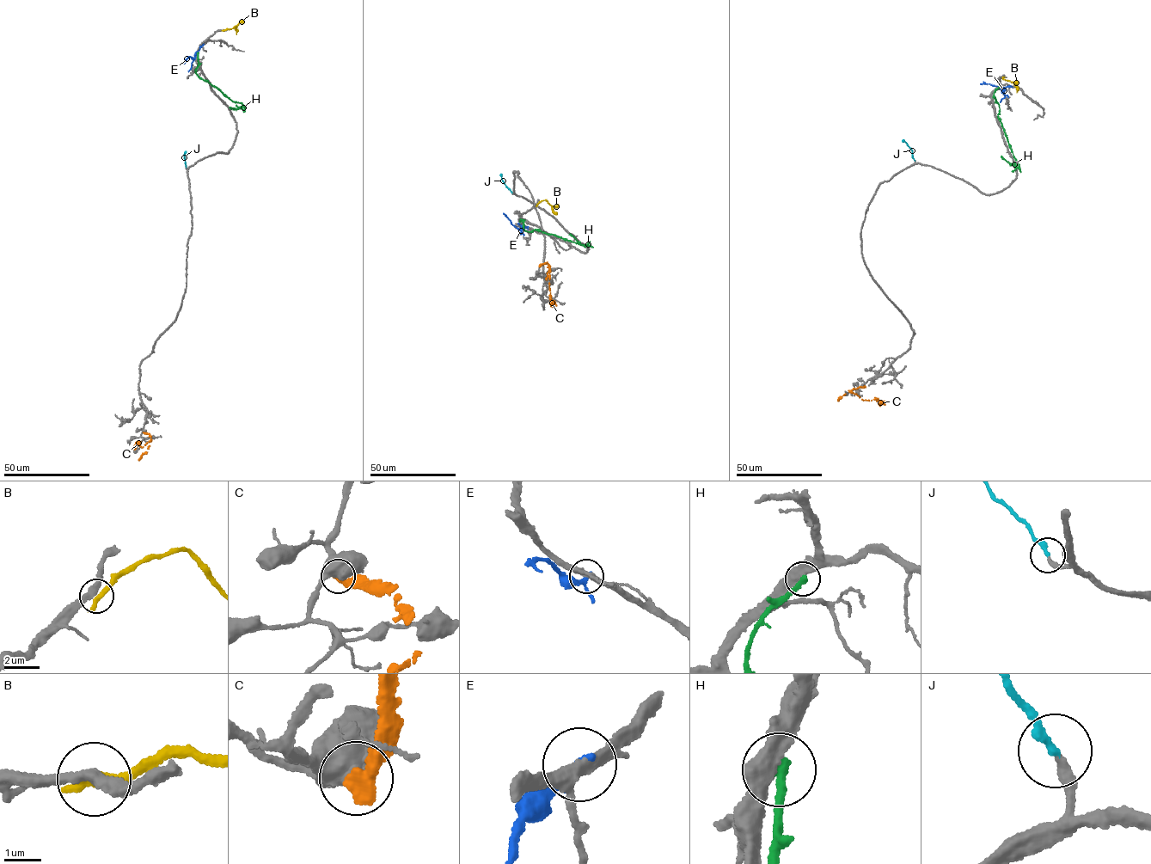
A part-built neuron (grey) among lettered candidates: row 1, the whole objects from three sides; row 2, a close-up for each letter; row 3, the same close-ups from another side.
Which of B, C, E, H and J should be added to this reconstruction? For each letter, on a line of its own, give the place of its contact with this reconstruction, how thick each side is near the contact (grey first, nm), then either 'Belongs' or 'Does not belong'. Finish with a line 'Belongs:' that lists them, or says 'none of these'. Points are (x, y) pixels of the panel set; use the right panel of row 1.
B: Touches grey at (1003, 76). Thickness 320 nm (grey) against 360 nm. Does not belong
C: Touches grey at (864, 386). Thickness 750 nm (grey) against 550 nm. Does not belong
E: Touches grey at (1011, 86). Thickness 280 nm (grey) against 200 nm. Does not belong
H: Touches grey at (999, 87). Thickness 480 nm (grey) against 320 nm. Does not belong
J: Touches grey at (915, 160). Thickness 260 nm (grey) against 240 nm. Belongs
Belongs: J

